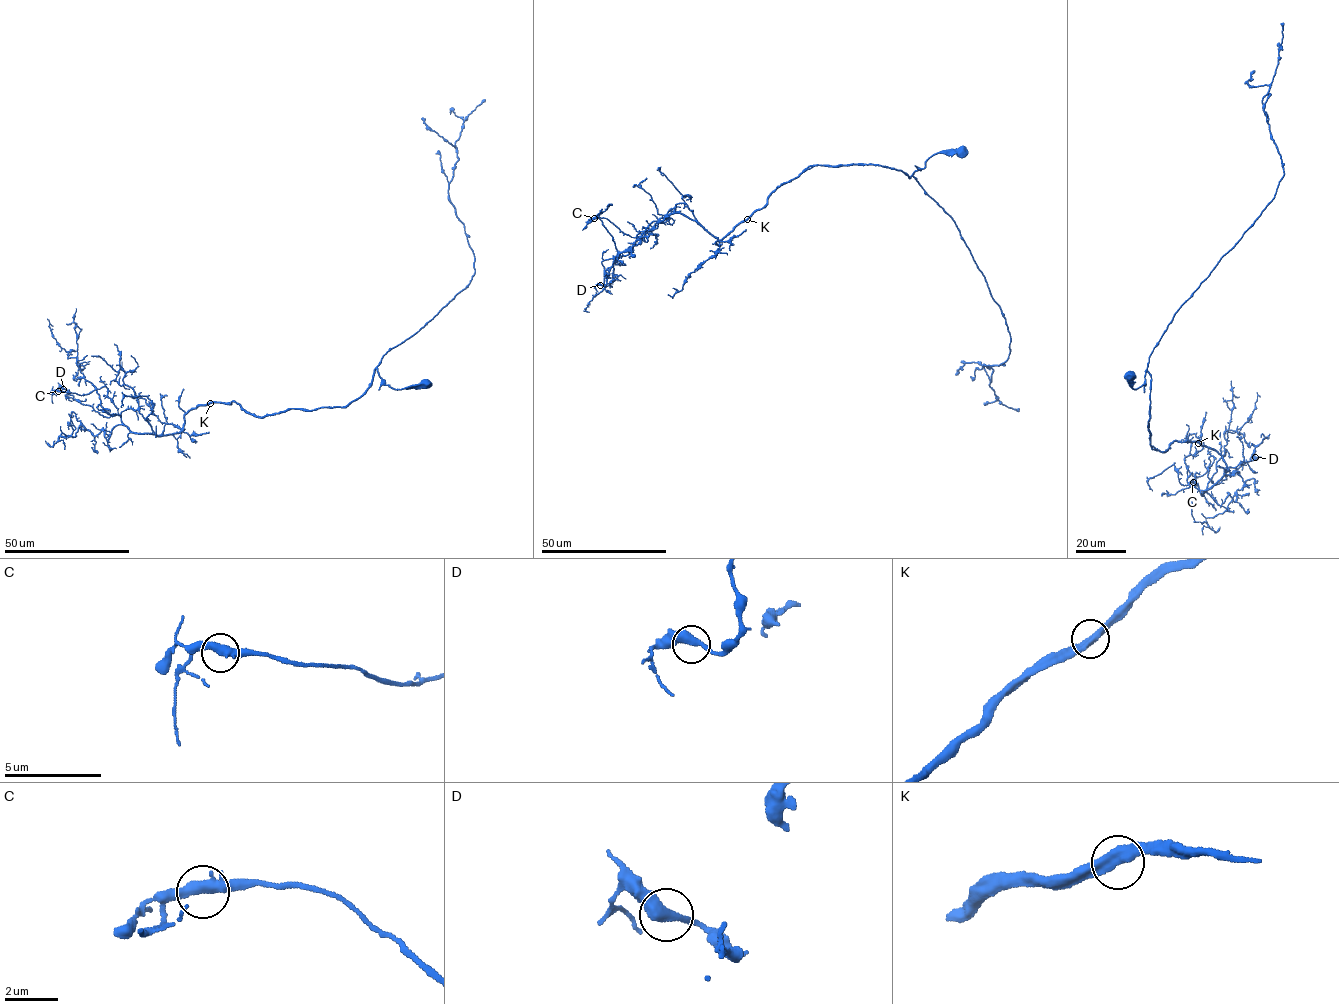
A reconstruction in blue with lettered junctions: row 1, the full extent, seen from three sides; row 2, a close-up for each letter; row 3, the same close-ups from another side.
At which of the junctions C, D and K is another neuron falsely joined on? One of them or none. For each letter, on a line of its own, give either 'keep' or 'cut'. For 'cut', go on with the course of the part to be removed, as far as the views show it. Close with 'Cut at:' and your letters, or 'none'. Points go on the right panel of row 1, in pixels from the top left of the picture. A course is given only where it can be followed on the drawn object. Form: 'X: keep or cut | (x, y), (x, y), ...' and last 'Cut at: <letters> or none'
C: keep
D: keep
K: keep
Cut at: none

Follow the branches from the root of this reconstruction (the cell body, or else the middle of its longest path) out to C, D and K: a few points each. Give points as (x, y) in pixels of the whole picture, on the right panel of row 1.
C: (1130, 375), (1135, 390), (1150, 376), (1154, 449), (1222, 457), (1202, 496), (1213, 457), (1193, 482)
D: (1130, 375), (1135, 390), (1150, 376), (1154, 449), (1189, 441), (1222, 457), (1227, 470), (1202, 496), (1255, 457)
K: (1130, 375), (1135, 390), (1145, 384), (1145, 372), (1151, 378), (1151, 446), (1163, 452), (1174, 440), (1198, 443)

